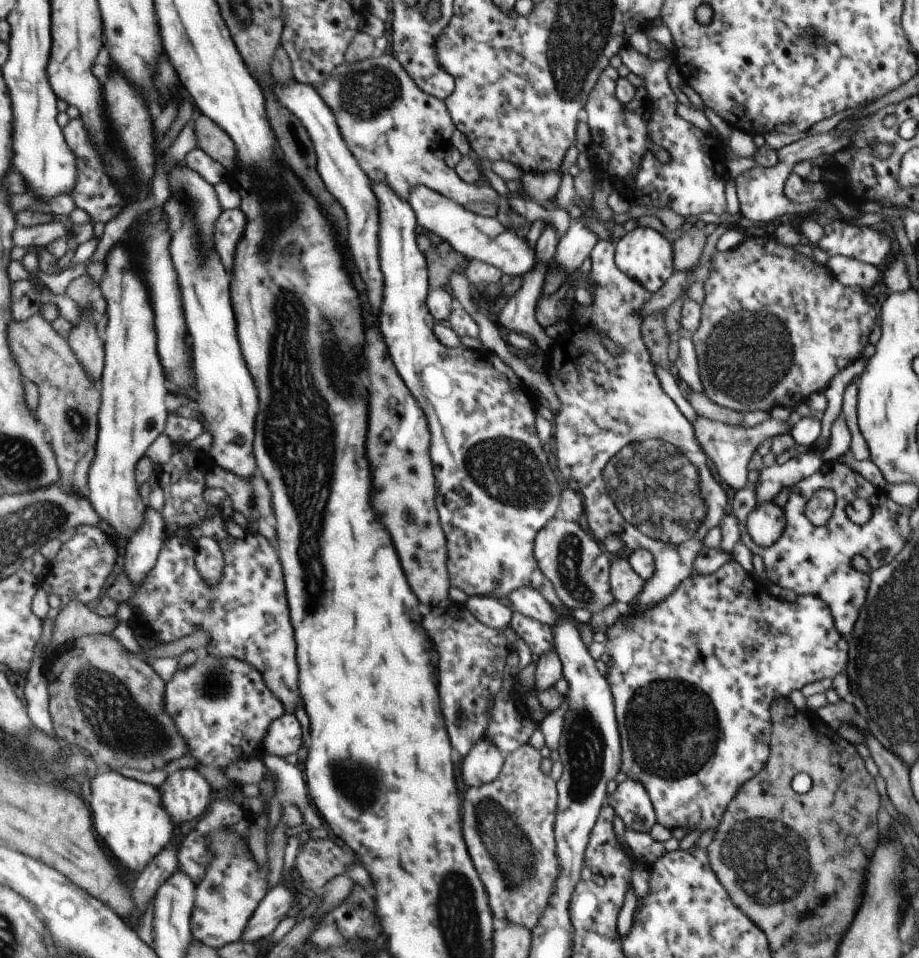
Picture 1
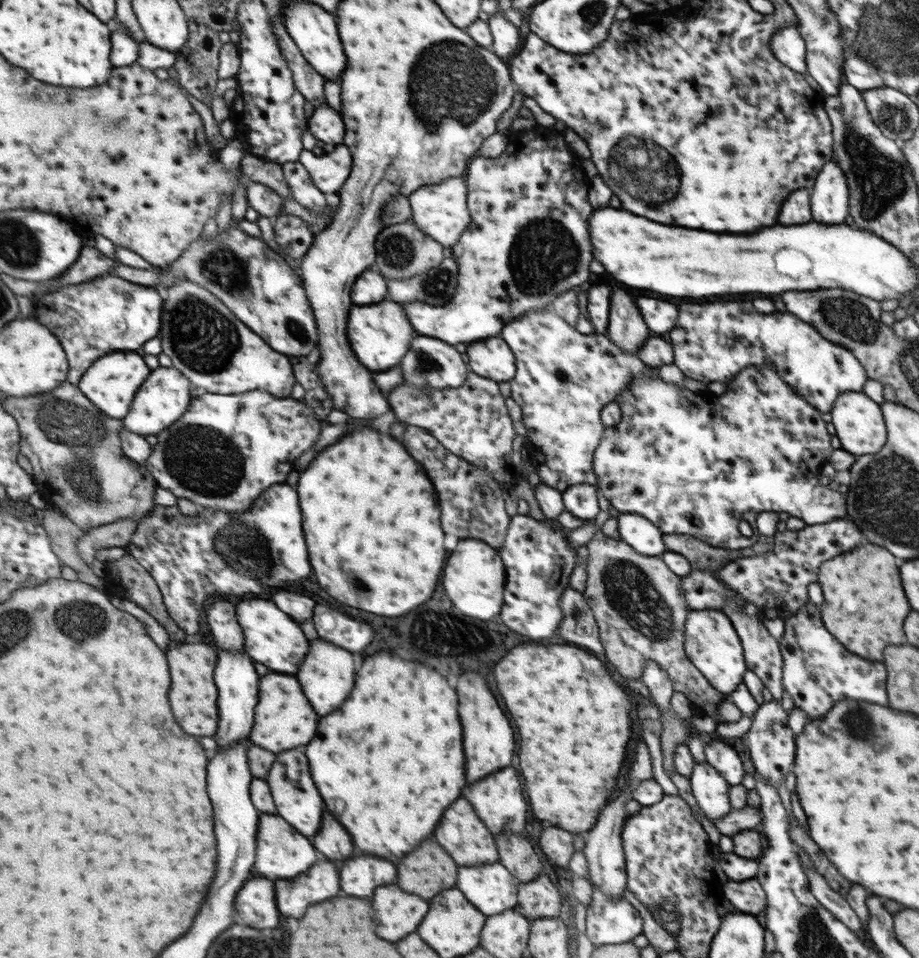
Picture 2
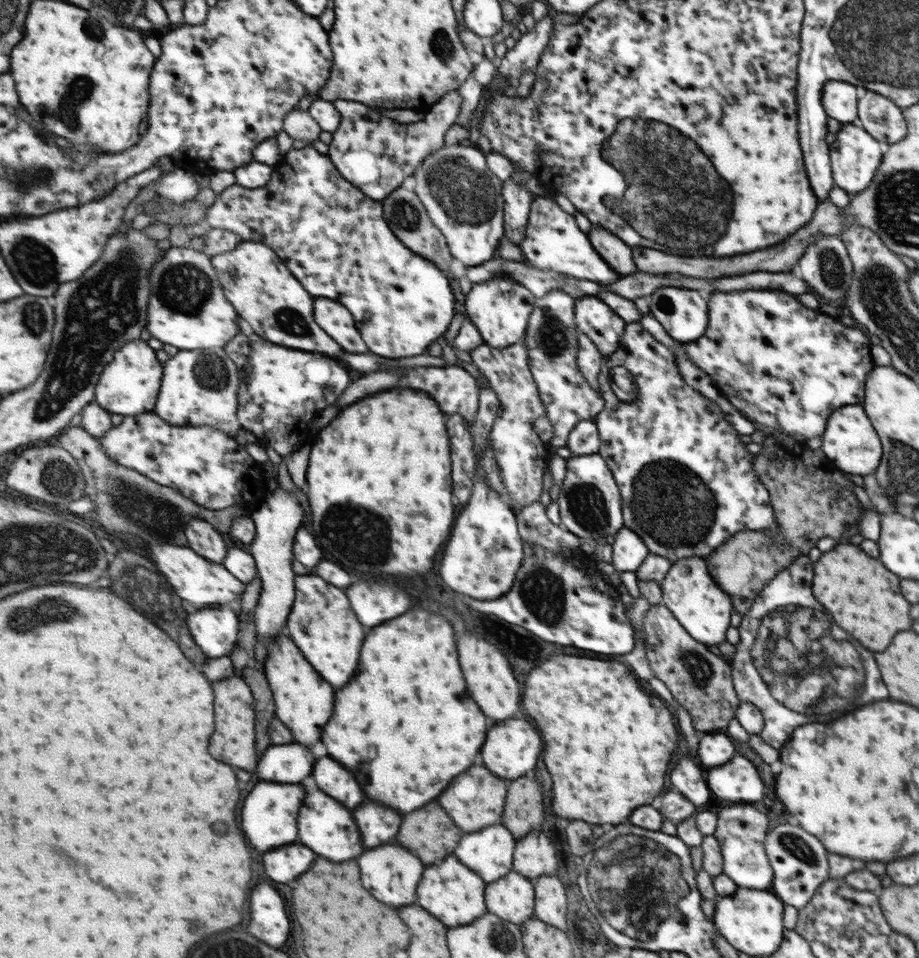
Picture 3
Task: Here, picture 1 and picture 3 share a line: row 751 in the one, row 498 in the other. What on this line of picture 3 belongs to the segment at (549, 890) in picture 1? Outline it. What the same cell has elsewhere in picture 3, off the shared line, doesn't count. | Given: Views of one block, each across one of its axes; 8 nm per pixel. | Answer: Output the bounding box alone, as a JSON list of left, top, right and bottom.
[469,344,547,506]

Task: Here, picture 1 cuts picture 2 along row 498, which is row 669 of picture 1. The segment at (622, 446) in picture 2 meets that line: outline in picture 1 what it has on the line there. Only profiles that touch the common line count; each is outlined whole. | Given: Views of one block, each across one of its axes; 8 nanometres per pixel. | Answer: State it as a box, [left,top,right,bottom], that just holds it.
[591,558,849,834]

